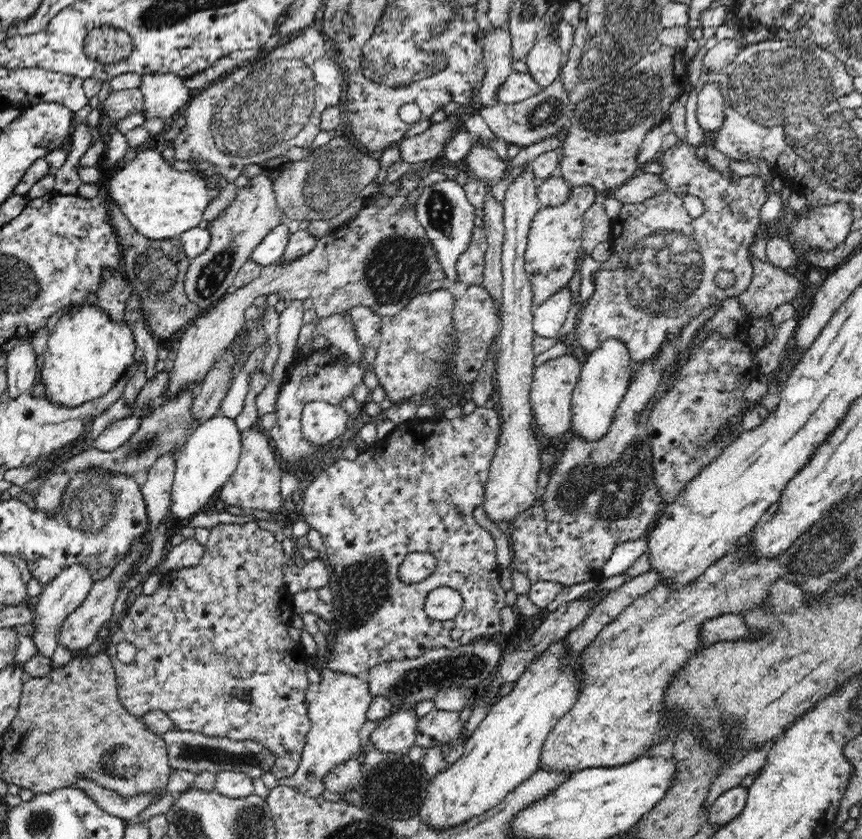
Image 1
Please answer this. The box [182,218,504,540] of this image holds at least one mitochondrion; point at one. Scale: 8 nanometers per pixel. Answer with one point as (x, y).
(398, 264)

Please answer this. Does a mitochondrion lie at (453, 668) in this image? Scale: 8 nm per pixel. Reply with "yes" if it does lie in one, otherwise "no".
yes

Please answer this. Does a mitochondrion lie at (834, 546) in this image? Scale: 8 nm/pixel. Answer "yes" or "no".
yes

